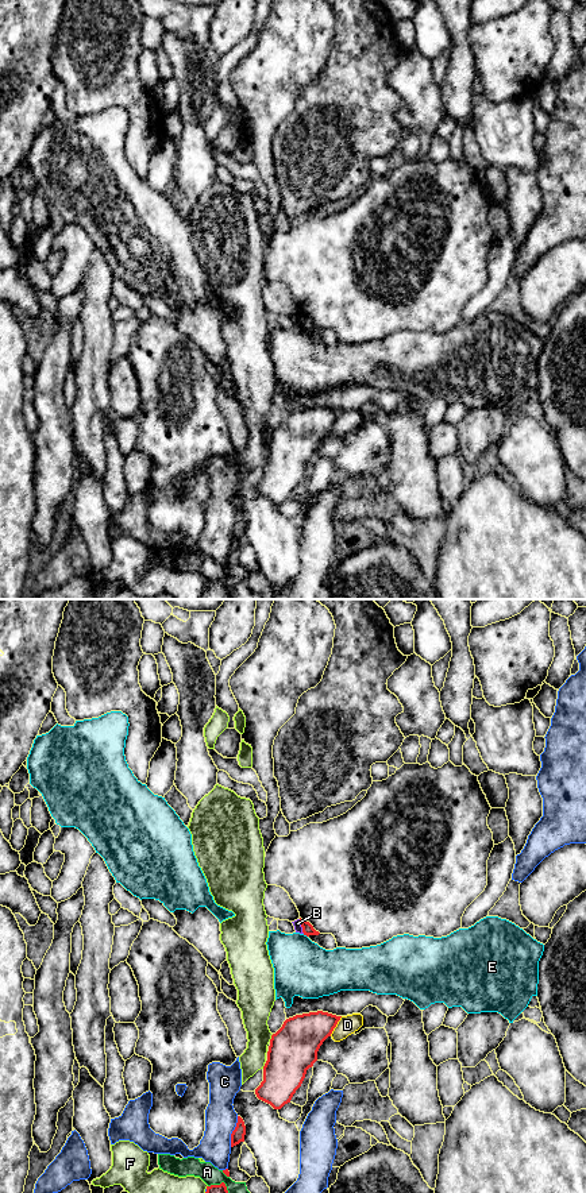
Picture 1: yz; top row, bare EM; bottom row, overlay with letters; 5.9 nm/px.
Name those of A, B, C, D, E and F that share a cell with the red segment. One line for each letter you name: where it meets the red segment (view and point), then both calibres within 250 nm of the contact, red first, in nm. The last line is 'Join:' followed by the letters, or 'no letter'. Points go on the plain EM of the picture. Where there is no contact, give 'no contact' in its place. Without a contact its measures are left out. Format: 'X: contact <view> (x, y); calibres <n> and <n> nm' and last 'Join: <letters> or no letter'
Join: no letter

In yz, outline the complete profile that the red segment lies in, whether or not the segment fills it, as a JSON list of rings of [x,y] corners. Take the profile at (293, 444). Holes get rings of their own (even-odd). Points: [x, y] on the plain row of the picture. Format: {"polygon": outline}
{"polygon": [[[317,406],[286,414],[271,431],[263,476],[255,484],[257,493],[274,505],[290,498],[340,413]]]}

